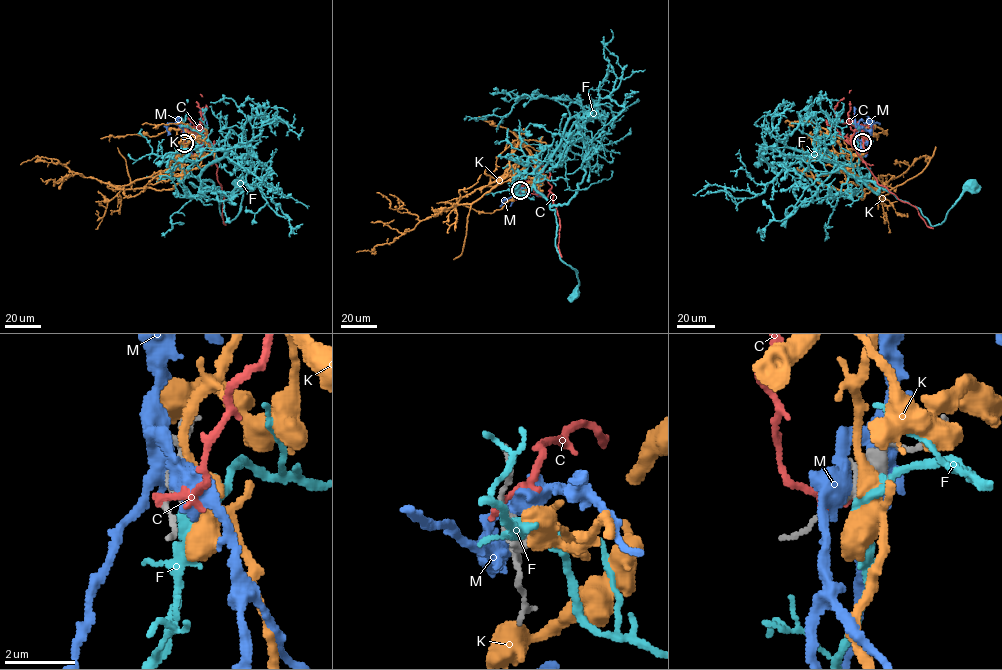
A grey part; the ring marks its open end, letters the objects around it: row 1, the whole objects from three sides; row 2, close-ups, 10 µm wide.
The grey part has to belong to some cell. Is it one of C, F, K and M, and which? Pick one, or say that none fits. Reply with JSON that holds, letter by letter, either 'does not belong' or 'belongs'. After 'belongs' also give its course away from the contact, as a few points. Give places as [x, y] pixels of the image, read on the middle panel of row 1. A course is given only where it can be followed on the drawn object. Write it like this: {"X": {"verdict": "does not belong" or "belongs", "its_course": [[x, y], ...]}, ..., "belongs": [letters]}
{"C": {"verdict": "does not belong"}, "F": {"verdict": "belongs", "its_course": [[520, 190], [515, 193], [525, 197], [533, 187], [555, 210], [555, 247], [559, 258], [576, 271], [575, 293]]}, "K": {"verdict": "does not belong"}, "M": {"verdict": "does not belong"}, "belongs": ["F"]}

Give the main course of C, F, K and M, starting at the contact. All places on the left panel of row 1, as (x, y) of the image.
C: (183, 143), (190, 132), (203, 132), (212, 147), (218, 182), (223, 192), (222, 220), (226, 225)
F: (184, 143), (180, 166), (188, 176), (211, 180), (219, 188), (223, 222), (233, 220), (239, 210), (239, 184)
K: (184, 142), (187, 132), (204, 142), (189, 133), (167, 168), (119, 188), (57, 159), (37, 156), (20, 164)
M: (184, 142), (184, 132), (201, 130), (207, 125), (199, 110)

